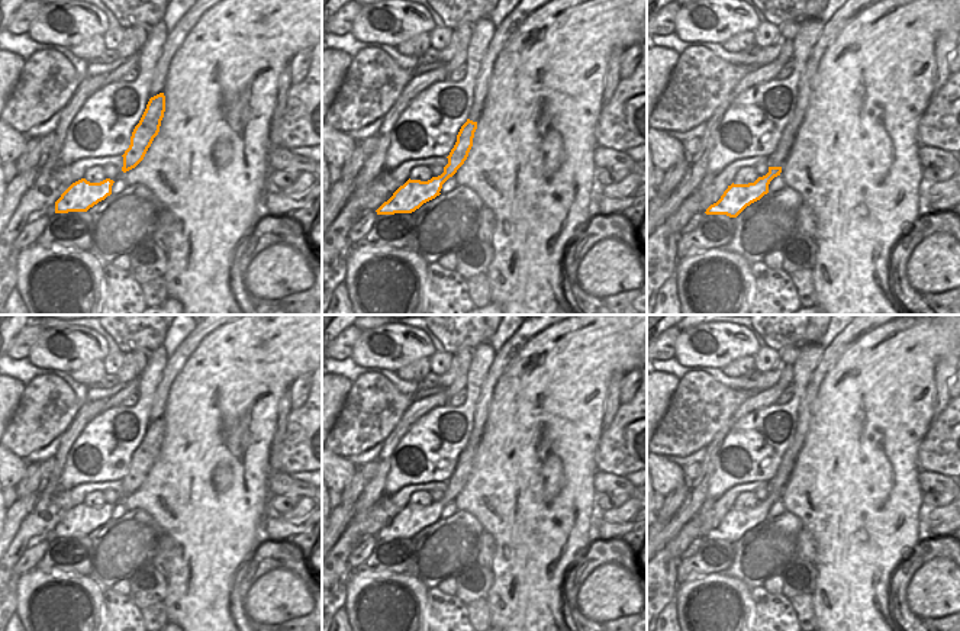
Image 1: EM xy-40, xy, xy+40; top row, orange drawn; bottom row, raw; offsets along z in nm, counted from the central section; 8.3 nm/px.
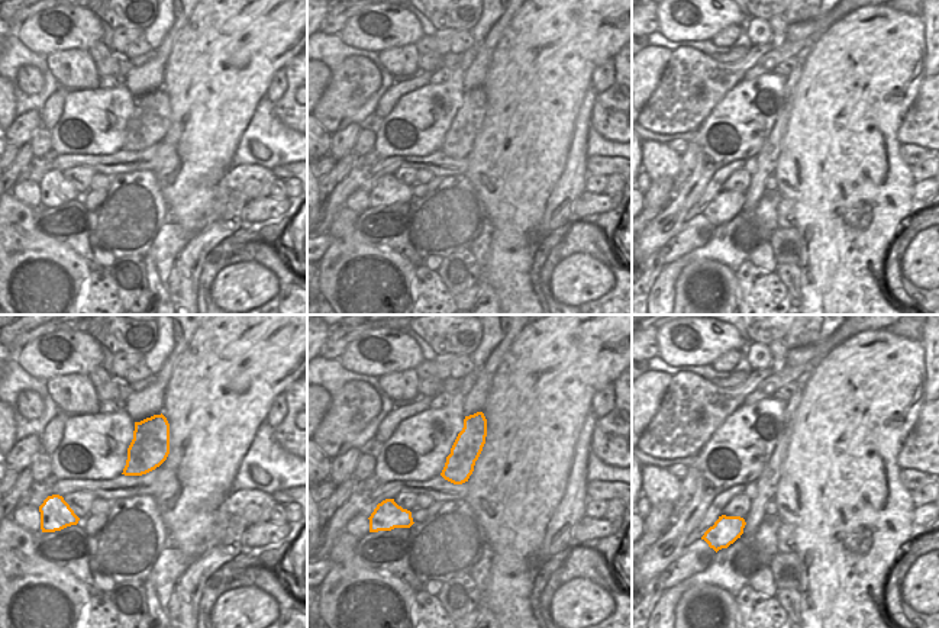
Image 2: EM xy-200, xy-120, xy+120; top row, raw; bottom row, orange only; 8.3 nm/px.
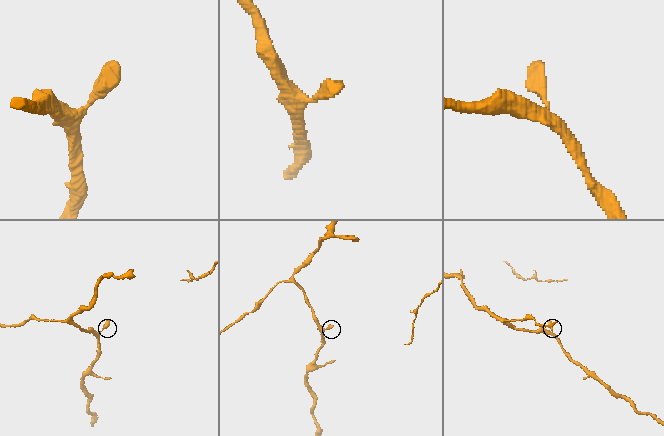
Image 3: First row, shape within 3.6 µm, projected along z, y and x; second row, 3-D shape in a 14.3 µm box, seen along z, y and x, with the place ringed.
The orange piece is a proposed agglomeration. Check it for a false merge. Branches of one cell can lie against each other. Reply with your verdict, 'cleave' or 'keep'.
keep

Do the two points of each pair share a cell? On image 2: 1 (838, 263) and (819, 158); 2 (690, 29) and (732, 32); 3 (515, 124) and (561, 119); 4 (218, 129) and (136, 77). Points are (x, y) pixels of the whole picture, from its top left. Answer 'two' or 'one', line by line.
1: one
2: two
3: one
4: two

